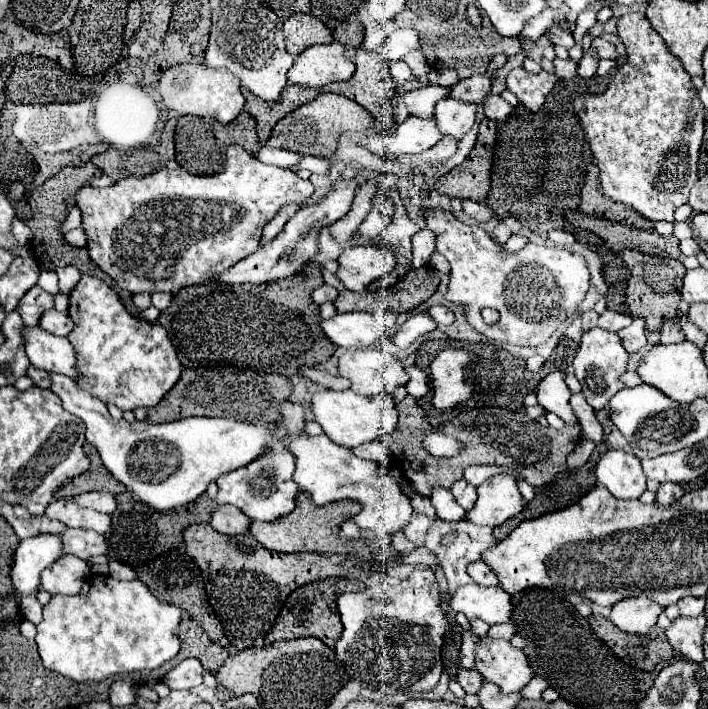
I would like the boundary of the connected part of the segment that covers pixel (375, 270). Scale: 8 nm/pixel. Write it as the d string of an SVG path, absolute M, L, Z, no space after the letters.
M375 242L365 246L351 246L339 258L337 278L347 290L361 292L373 280L379 280L395 270L395 254L391 248Z

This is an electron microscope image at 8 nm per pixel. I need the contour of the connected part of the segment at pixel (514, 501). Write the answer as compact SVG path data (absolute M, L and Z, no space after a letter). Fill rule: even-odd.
M497 474L477 488L477 504L465 512L469 524L501 526L523 510L523 498L517 490L517 480L509 474Z

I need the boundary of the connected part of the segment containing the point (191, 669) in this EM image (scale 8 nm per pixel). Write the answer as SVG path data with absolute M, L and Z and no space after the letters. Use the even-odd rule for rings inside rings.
M185 658L163 678L163 682L171 690L191 690L203 682L203 666L197 658Z

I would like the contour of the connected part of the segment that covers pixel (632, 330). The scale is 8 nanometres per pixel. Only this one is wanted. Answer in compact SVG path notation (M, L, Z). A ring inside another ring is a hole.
M637 318L627 328L617 332L627 352L637 352L645 346L645 320Z

